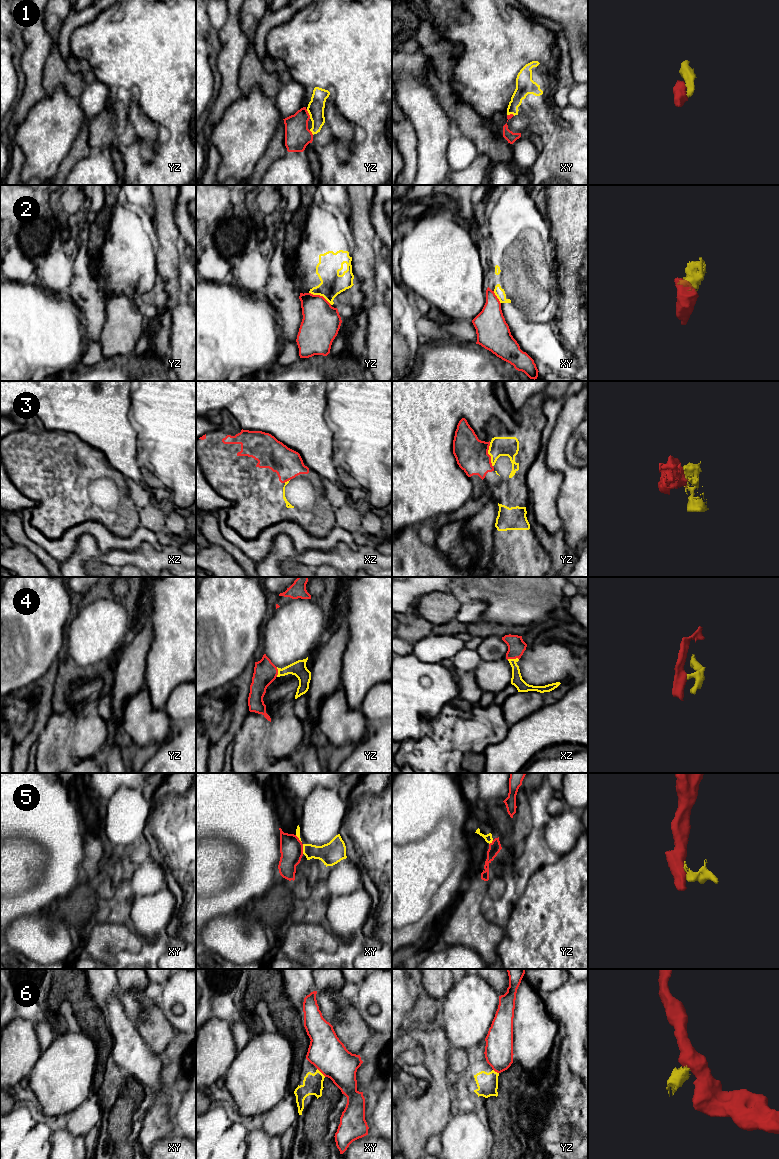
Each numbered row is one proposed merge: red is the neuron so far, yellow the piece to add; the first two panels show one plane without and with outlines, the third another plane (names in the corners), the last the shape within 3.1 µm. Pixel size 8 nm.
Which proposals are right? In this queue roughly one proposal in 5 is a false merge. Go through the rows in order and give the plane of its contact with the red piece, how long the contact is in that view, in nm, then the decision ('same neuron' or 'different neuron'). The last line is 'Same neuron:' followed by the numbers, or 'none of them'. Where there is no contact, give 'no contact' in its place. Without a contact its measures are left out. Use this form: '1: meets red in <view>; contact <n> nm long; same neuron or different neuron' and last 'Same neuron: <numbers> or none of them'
1: meets red in yz; contact 90 nm long; same neuron
2: meets red in yz; contact 200 nm long; different neuron
3: meets red in yz; contact 200 nm long; same neuron
4: meets red in xz; contact 100 nm long; same neuron
5: meets red in xy; contact 80 nm long; different neuron
6: meets red in xy; contact 100 nm long; different neuron
Same neuron: 1, 3, 4

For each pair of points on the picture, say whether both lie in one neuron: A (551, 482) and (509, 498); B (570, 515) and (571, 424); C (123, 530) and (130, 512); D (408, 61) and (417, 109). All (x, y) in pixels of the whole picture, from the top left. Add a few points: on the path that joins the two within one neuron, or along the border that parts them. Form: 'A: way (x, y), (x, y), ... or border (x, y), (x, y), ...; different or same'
A: border (529, 467), (527, 488), (531, 497); different
B: way (570, 492), (570, 472), (559, 461), (559, 447); same
C: way (123, 526), (127, 516); same
D: border (402, 71), (410, 74), (430, 89); different

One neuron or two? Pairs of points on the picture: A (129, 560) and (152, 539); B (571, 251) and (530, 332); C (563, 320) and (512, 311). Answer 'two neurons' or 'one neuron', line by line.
A: two neurons
B: two neurons
C: two neurons

